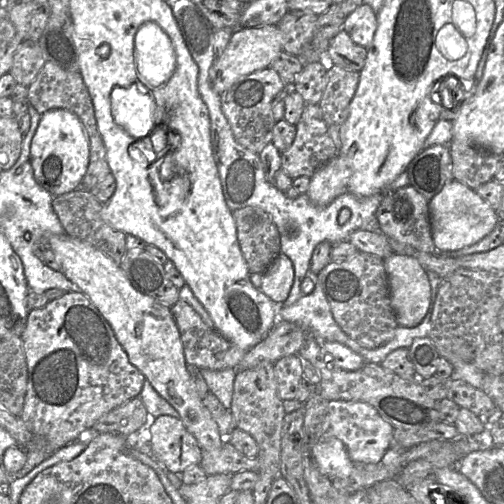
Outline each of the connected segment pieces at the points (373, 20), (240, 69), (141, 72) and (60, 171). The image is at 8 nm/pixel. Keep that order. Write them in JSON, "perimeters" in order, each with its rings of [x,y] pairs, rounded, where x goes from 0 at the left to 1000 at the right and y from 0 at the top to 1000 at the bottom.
{"perimeters":[[[[718,8],[688,30],[681,58],[702,85],[730,97],[740,83],[748,58],[750,26],[728,8]]],[[[550,50],[466,58],[444,103],[419,133],[417,159],[425,181],[438,188],[480,153],[534,133],[562,101],[560,87],[560,65]]],[[[302,44],[286,46],[268,69],[268,125],[274,159],[300,183],[323,173],[349,129],[343,91],[329,67]]],[[[131,216],[85,224],[62,282],[60,321],[69,357],[107,391],[157,373],[177,325],[177,280],[155,230]]]]}

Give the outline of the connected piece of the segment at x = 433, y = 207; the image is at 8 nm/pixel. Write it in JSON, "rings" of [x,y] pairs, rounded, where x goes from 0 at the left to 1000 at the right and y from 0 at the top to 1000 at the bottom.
{"rings":[[[899,357],[851,397],[857,470],[865,496],[893,500],[933,488],[966,468],[982,450],[988,429],[966,401],[923,365]]]}

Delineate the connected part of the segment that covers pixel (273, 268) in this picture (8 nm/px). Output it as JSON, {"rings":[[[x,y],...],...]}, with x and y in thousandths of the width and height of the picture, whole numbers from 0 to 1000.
{"rings":[[[556,502],[522,544],[514,573],[542,599],[558,603],[569,593],[581,556],[581,524],[571,508]]]}

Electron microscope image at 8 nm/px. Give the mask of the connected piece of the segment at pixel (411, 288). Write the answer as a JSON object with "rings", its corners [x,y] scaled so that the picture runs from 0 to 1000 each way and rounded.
{"rings":[[[780,502],[762,516],[776,605],[794,647],[823,649],[843,629],[855,591],[845,536],[819,510]]]}

